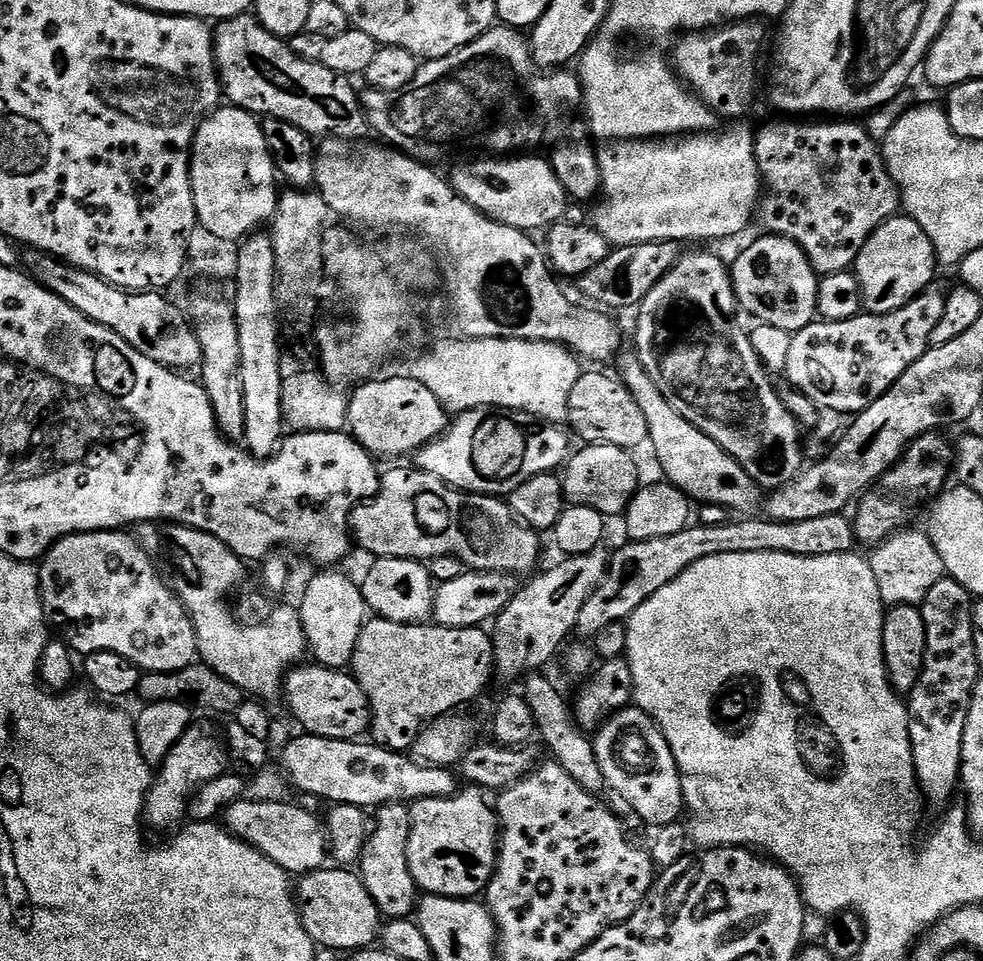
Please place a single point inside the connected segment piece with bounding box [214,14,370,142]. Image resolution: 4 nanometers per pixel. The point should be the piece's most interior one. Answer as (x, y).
(259, 72)

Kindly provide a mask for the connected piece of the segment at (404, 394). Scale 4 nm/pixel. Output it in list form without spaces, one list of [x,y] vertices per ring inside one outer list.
[[[410,377],[380,380],[369,379],[361,383],[349,402],[347,431],[374,458],[385,456],[392,460],[395,456],[411,457],[422,446],[434,442],[447,430],[450,414],[434,398],[434,393],[422,382]]]

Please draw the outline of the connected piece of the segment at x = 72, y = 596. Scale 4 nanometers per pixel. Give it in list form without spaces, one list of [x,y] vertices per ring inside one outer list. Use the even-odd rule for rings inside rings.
[[[124,530],[77,532],[74,536],[65,536],[64,539],[56,541],[44,553],[38,564],[38,571],[40,573],[40,597],[44,599],[45,609],[49,613],[61,612],[72,623],[72,628],[76,631],[72,636],[72,640],[70,639],[70,648],[73,653],[113,652],[114,654],[122,654],[122,658],[130,658],[130,662],[134,662],[144,672],[173,672],[174,670],[182,670],[186,666],[197,663],[196,631],[192,625],[192,620],[188,617],[188,612],[185,610],[183,602],[176,597],[175,592],[170,590],[165,577],[161,573],[160,576],[156,573],[155,566],[157,567],[157,565],[154,563],[153,557],[140,545],[139,539],[132,537],[131,540],[126,533],[127,531]]]

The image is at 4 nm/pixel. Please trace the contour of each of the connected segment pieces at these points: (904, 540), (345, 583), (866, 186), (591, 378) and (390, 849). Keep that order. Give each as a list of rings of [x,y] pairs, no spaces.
[[[901,530],[892,533],[887,540],[871,549],[870,563],[874,579],[878,582],[878,594],[882,594],[885,605],[923,605],[926,594],[930,594],[934,582],[945,579],[944,562],[929,538],[927,531],[908,532]]]
[[[340,570],[321,571],[324,572],[321,576],[309,582],[304,597],[298,603],[298,611],[311,655],[316,655],[315,663],[321,668],[344,670],[352,663],[370,609],[364,601],[361,585],[336,571]]]
[[[800,118],[776,119],[780,120],[766,125],[761,132],[757,131],[755,133],[756,161],[758,162],[758,170],[760,171],[764,191],[758,205],[758,224],[760,220],[765,233],[773,236],[785,236],[787,240],[793,240],[806,254],[806,258],[810,262],[812,269],[816,271],[817,277],[829,276],[835,272],[849,271],[855,265],[862,246],[866,246],[870,234],[874,234],[874,230],[878,230],[878,226],[882,226],[882,222],[886,222],[891,216],[897,215],[902,208],[900,203],[900,188],[894,182],[894,178],[890,178],[890,170],[884,161],[884,153],[881,145],[868,133],[867,127],[863,123],[851,124],[853,121],[848,118],[828,118],[823,121],[825,124],[812,124],[816,122],[805,122]]]
[[[581,371],[578,382],[574,382],[574,391],[570,393],[566,424],[573,433],[576,431],[581,436],[584,444],[605,444],[636,450],[639,444],[649,443],[646,417],[623,380],[612,376],[604,372]]]
[[[407,803],[383,805],[375,813],[372,834],[358,861],[358,875],[366,890],[370,890],[370,898],[374,898],[380,915],[384,918],[402,920],[411,917],[418,907],[418,889],[408,865],[411,829],[412,813]]]

